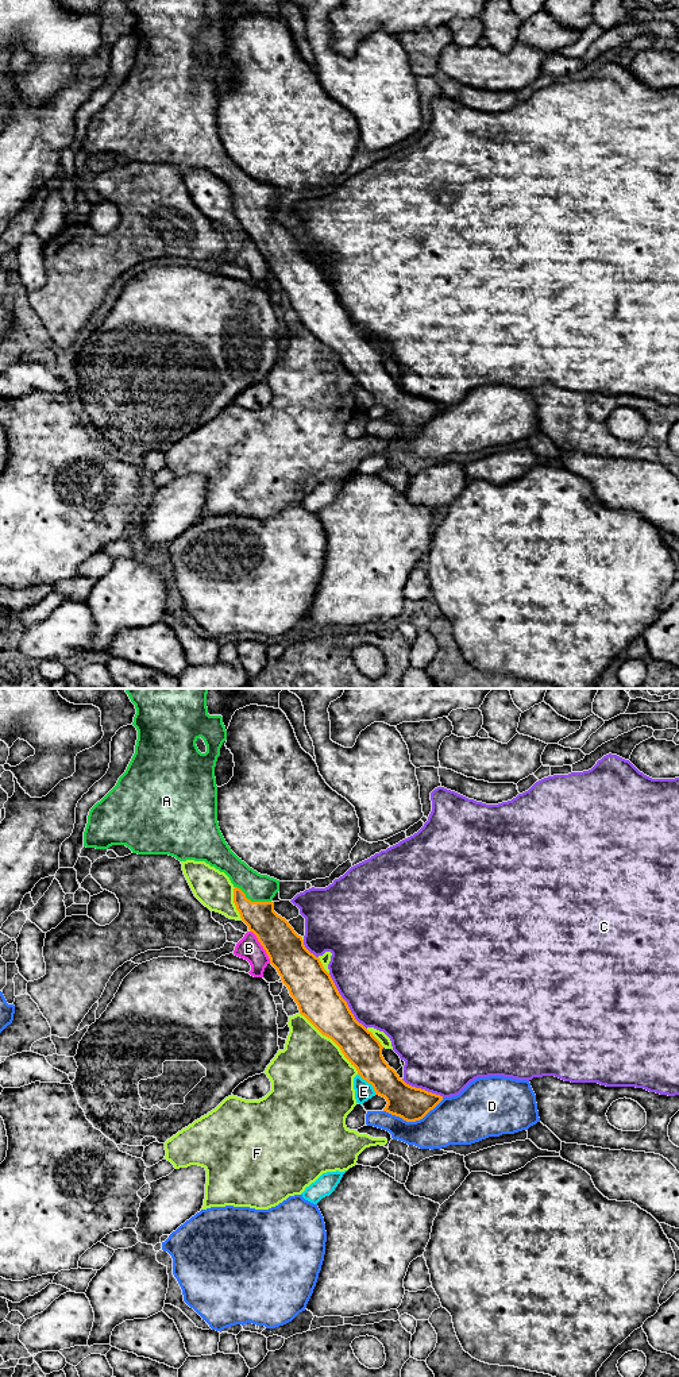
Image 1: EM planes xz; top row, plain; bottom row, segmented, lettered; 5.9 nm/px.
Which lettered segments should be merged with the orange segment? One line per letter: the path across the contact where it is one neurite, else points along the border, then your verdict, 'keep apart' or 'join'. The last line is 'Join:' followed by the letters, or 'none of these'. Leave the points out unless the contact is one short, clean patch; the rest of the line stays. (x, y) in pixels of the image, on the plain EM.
A: across xz (274, 242), (259, 226), (253, 211), (253, 203), (257, 196) | join
B: keep apart
C: keep apart
D: keep apart
E: keep apart
F: keep apart
Join: A

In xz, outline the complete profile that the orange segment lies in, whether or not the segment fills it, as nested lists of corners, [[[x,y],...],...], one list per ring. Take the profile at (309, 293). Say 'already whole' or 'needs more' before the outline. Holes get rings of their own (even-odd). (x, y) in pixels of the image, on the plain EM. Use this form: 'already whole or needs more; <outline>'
needs more; [[[126,0],[135,14],[136,23],[132,34],[138,39],[135,62],[119,86],[116,94],[89,120],[84,140],[84,155],[108,158],[112,154],[126,154],[138,163],[169,163],[180,170],[205,170],[224,181],[234,193],[234,212],[242,230],[248,235],[263,258],[270,273],[277,278],[282,292],[304,324],[323,344],[331,347],[344,366],[354,374],[358,383],[373,394],[375,404],[386,408],[383,420],[400,425],[406,431],[423,428],[433,418],[443,405],[406,393],[389,375],[382,364],[383,355],[351,321],[347,310],[339,302],[331,284],[324,278],[319,266],[310,262],[301,244],[289,231],[274,220],[273,207],[279,200],[279,189],[261,184],[239,167],[225,151],[217,131],[217,94],[215,76],[220,57],[227,49],[227,39],[221,24],[209,24],[207,16],[208,0]]]

